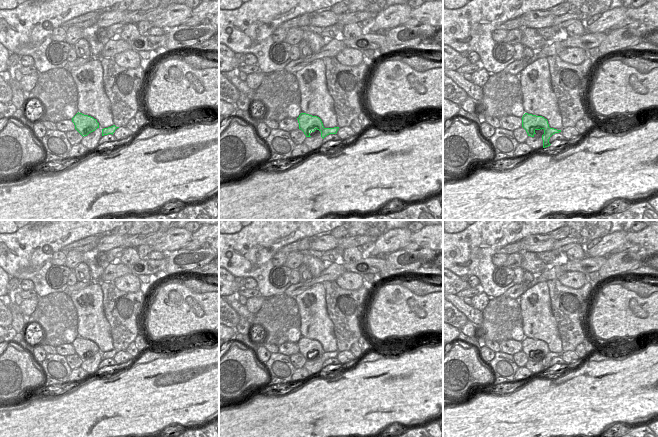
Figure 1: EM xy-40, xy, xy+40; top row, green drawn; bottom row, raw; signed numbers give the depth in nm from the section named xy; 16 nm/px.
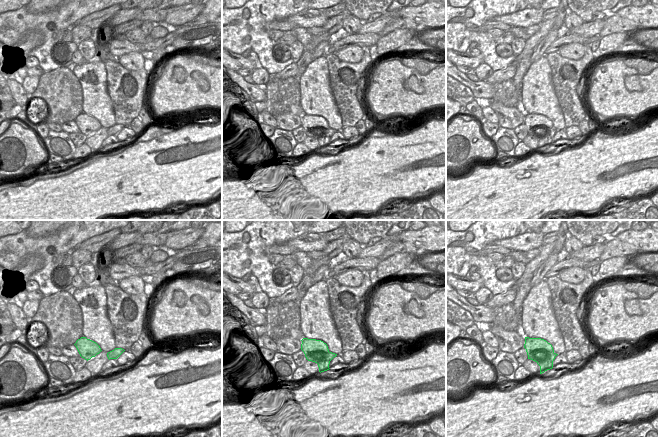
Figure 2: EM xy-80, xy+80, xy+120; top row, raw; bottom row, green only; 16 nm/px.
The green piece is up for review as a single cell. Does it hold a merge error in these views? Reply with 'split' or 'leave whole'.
split

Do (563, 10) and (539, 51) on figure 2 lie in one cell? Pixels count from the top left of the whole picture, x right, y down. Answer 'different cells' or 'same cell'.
same cell

